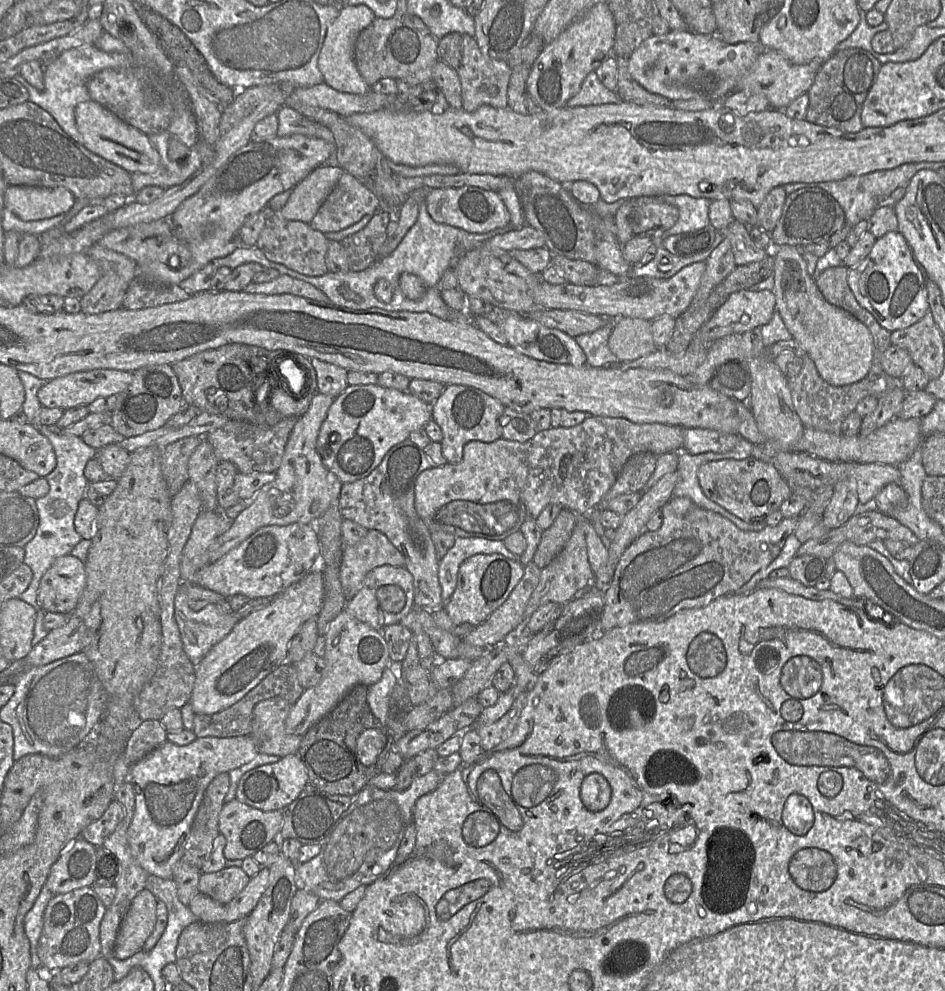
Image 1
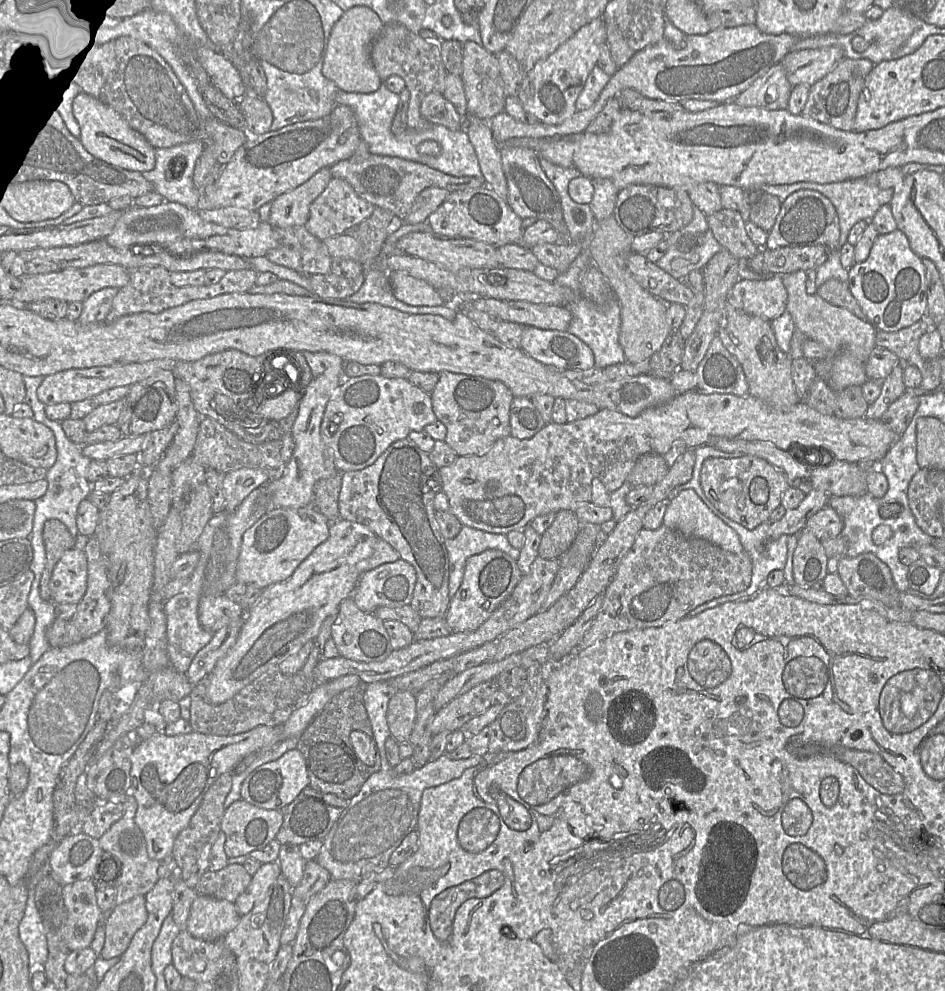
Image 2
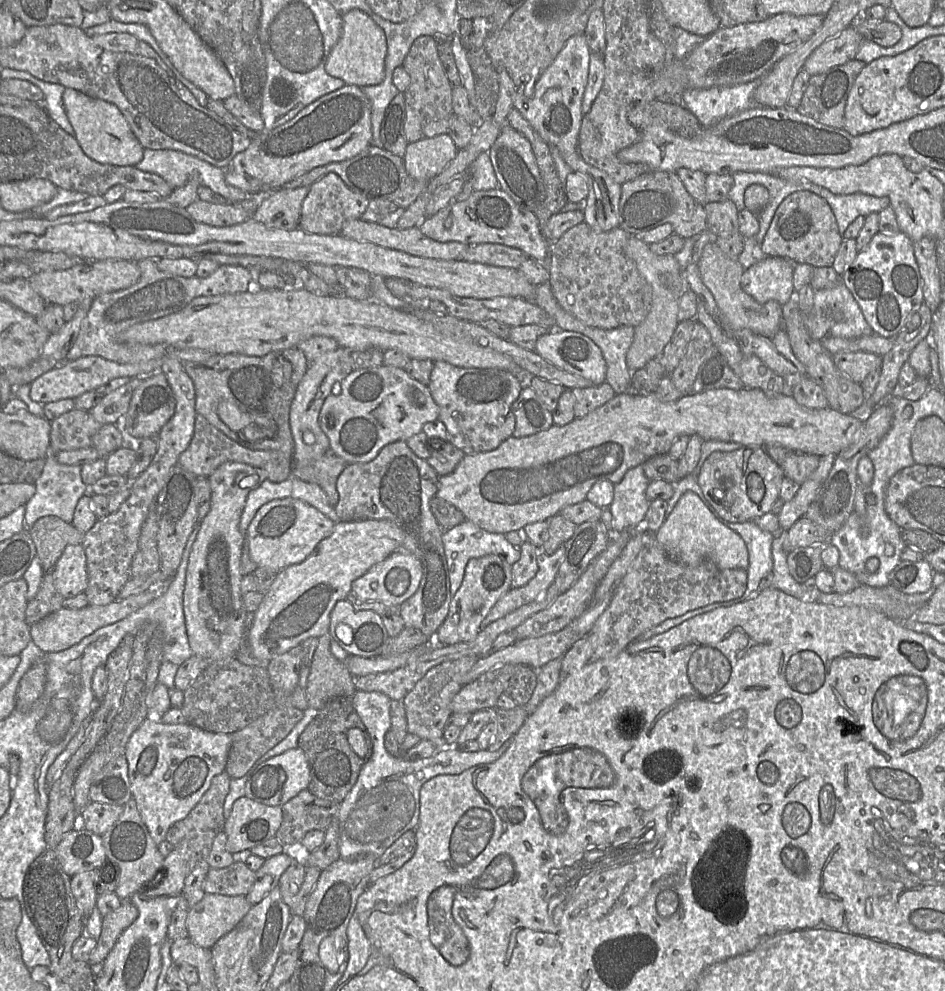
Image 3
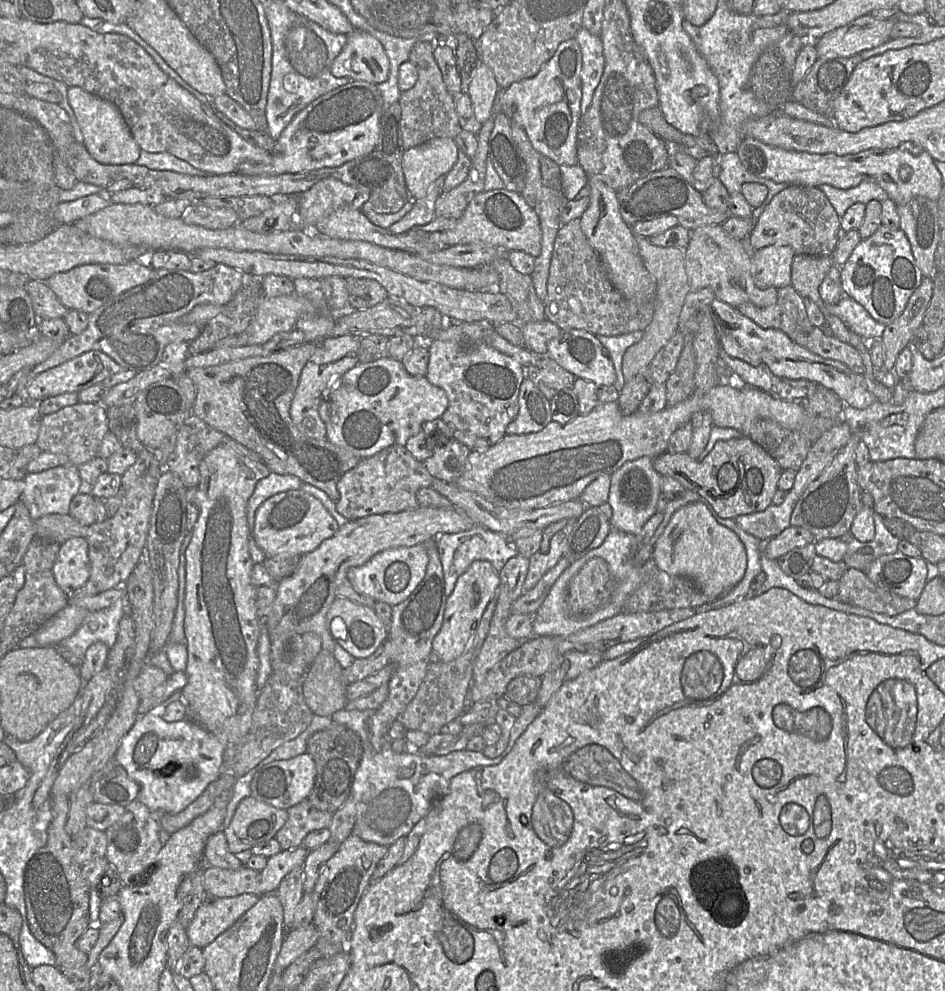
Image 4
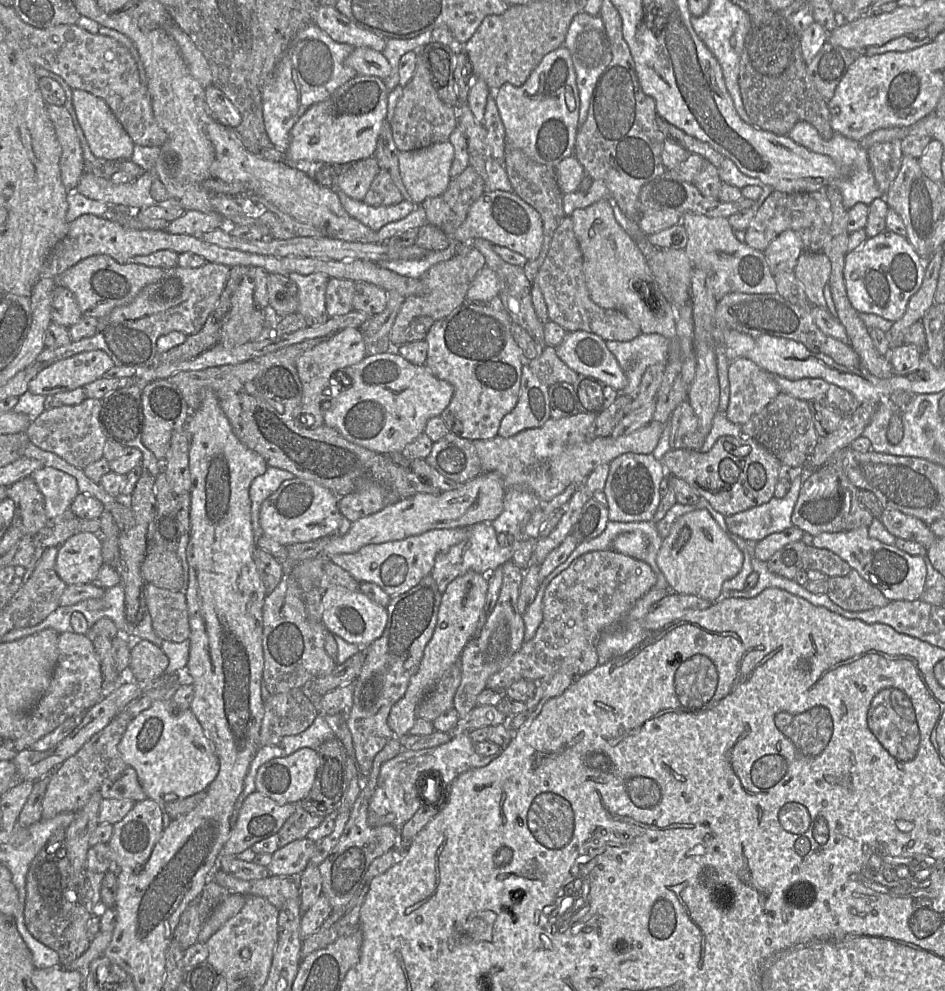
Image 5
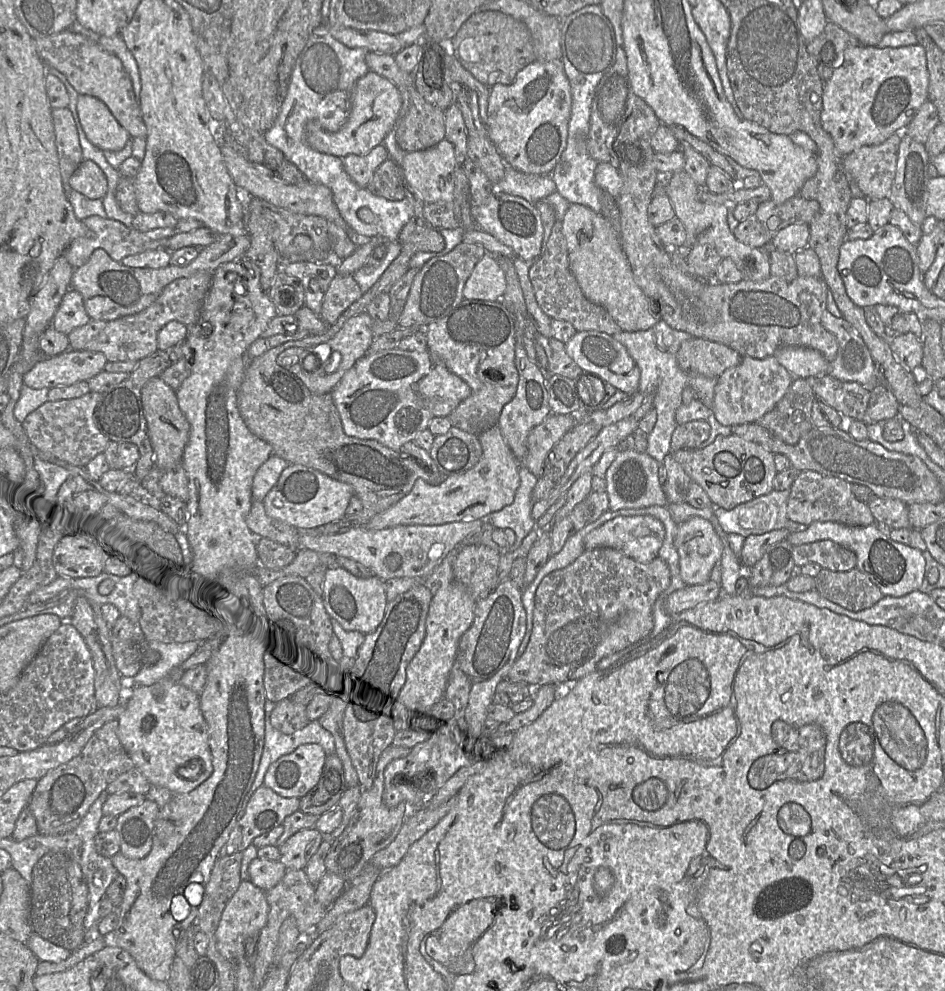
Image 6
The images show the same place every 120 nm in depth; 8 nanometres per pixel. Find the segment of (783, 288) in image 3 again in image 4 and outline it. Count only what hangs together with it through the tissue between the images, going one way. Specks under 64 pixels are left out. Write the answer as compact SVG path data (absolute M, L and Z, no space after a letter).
M772 245L761 248L752 256L751 273L755 285L764 290L791 285L794 250L789 246Z

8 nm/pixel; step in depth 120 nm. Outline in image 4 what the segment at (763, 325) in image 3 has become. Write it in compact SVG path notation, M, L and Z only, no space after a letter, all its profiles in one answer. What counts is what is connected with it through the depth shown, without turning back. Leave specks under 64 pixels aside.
M722 225L701 226L690 233L690 241L685 249L685 269L690 290L705 287L713 289L717 299L737 308L750 302L758 307L777 304L778 289L758 288L751 273L752 257L743 248L742 241L731 238Z

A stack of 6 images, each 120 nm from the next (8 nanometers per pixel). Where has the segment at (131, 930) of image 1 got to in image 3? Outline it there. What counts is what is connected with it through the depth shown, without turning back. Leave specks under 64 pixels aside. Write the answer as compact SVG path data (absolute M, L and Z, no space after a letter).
M123 901L117 910L102 917L101 934L96 947L90 954L88 963L93 965L104 962L120 935L137 919L138 915L138 909L134 904Z

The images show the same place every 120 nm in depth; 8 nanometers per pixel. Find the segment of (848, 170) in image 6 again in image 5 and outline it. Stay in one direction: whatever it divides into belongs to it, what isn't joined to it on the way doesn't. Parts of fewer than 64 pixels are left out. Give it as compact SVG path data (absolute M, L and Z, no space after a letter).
M901 140L875 144L867 149L867 154L876 184L885 195L902 164Z

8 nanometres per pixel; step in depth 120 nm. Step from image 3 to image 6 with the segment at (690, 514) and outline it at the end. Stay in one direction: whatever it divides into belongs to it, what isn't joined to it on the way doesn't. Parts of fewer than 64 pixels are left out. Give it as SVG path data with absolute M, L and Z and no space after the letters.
M694 516L678 524L674 546L679 555L680 575L685 585L708 582L723 552L722 541L711 522Z

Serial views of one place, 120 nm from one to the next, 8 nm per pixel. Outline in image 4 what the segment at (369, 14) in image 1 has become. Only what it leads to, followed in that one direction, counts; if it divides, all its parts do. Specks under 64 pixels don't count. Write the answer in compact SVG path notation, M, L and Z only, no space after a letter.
M355 29L331 66L333 76L373 84L387 80L390 61L381 42L366 31Z

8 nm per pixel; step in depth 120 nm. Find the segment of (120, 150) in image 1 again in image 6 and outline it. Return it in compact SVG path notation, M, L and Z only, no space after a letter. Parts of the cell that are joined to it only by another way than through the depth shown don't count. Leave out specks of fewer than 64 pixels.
M79 94L77 112L87 139L101 151L119 151L129 141L129 133L98 98Z

